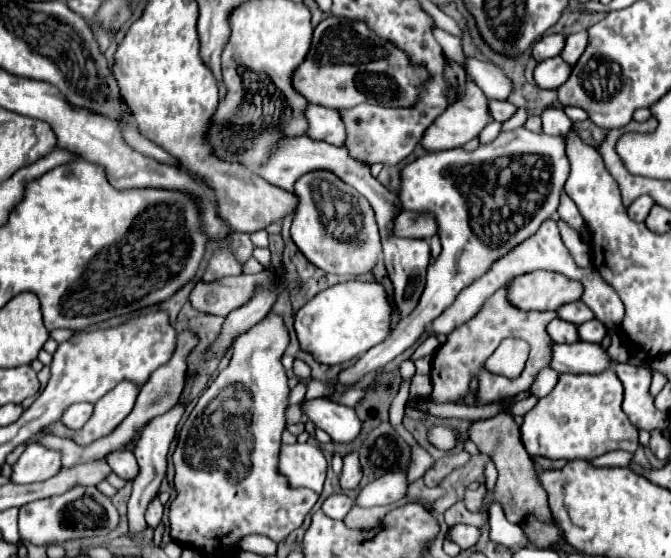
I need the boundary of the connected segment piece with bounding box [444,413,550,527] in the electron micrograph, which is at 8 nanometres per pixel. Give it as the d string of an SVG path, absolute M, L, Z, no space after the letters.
M508 413L496 415L492 419L474 423L470 429L470 439L478 445L480 451L486 451L486 455L492 457L496 469L498 469L498 481L494 485L492 491L486 491L484 495L484 505L482 511L478 513L470 513L464 507L464 501L456 501L446 513L444 519L448 521L448 527L458 525L458 523L466 523L466 525L478 525L482 527L488 521L488 511L490 511L490 503L498 501L504 517L510 523L520 523L526 515L536 513L540 517L540 521L550 523L550 513L548 513L548 495L544 491L544 487L540 487L540 479L536 475L536 469L530 461L530 455L526 453L524 445L522 445L520 426Z

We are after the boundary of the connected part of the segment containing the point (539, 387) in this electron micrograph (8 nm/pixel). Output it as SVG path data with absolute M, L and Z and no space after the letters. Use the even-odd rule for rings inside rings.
M544 367L544 371L540 371L540 375L536 377L536 383L532 383L530 393L536 397L544 397L558 381L558 373L550 367Z

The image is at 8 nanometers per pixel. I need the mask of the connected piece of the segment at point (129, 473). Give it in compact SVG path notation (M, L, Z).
M122 449L122 451L112 451L106 455L106 461L112 469L112 473L116 473L118 477L130 481L138 475L138 463L136 463L136 457L132 451L128 449Z

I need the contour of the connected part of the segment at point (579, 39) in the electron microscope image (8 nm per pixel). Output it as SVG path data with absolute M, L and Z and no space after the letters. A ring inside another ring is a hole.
M586 31L568 35L568 37L566 37L566 43L564 43L564 49L562 49L562 53L560 53L560 57L562 57L568 65L576 65L576 61L578 61L580 55L584 53L586 45L588 45L588 33L586 33Z

